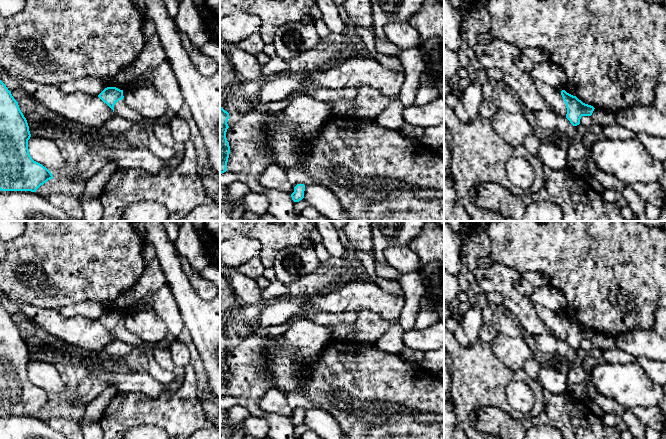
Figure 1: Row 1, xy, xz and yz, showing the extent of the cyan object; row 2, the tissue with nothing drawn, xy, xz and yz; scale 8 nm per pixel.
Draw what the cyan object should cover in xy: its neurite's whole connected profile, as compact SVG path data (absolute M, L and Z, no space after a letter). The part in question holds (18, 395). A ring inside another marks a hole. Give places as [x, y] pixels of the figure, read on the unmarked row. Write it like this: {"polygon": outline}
{"polygon": "M0 304L0 414L36 414L53 403L52 397L34 385L28 373L31 358L26 342L11 315Z"}

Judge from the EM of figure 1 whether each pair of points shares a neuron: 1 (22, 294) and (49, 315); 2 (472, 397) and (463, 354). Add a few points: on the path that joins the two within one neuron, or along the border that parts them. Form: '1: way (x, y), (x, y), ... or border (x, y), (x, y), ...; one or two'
1: border (16, 303), (29, 303), (58, 310); two
2: way (472, 386), (471, 365); one

